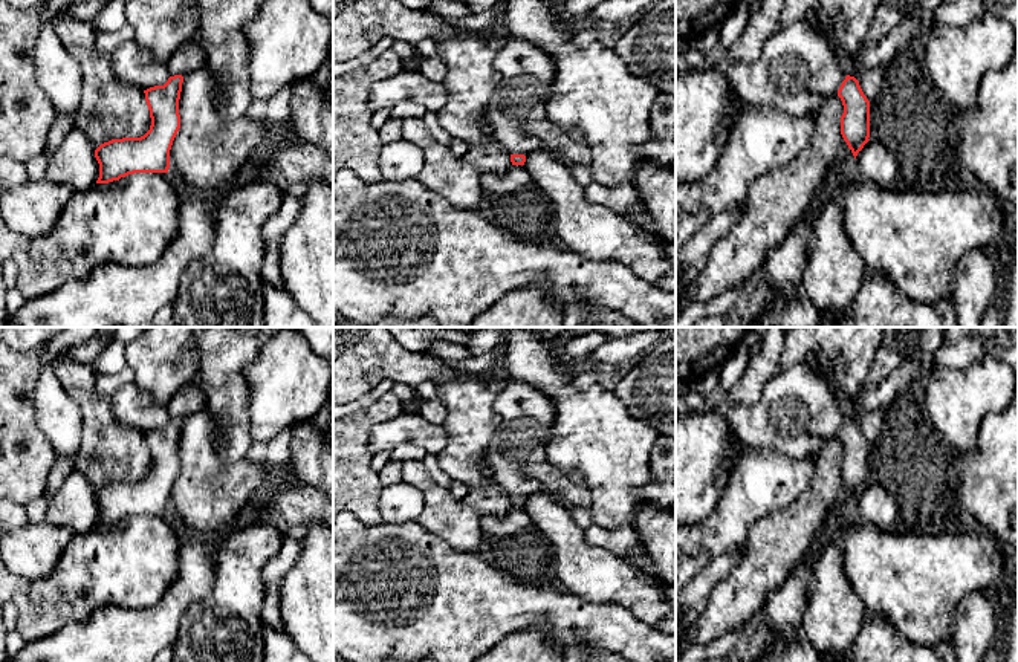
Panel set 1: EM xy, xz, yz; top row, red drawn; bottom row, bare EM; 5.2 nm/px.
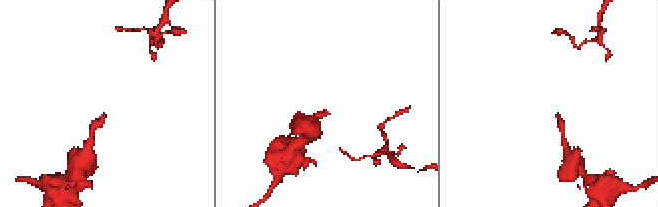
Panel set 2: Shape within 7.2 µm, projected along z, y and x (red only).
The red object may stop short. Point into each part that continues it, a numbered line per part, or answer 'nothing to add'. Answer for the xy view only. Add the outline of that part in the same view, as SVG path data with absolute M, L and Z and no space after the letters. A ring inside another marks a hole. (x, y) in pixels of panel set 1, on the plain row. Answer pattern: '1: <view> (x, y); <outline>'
nothing to add

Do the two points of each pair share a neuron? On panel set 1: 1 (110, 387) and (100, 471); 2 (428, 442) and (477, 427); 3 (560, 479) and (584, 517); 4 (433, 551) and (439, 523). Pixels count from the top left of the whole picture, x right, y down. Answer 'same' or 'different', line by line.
1: different
2: different
3: same
4: different

